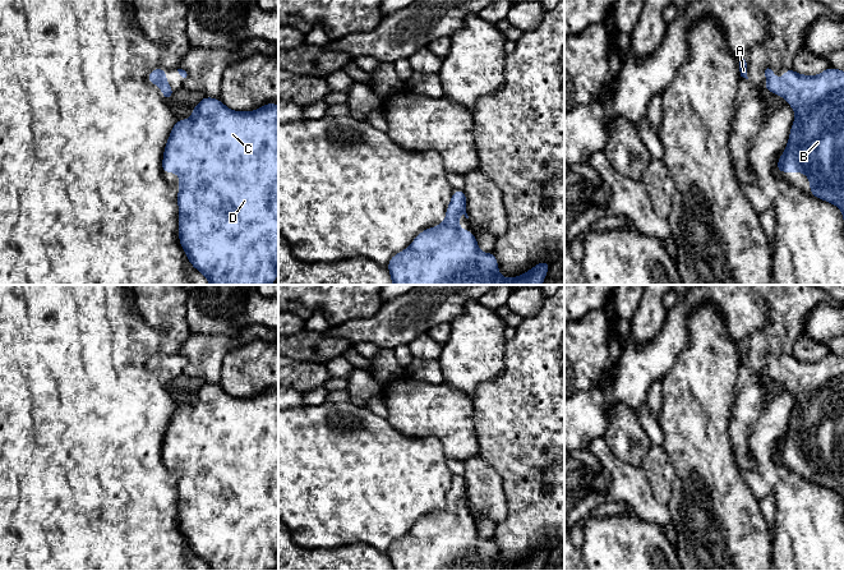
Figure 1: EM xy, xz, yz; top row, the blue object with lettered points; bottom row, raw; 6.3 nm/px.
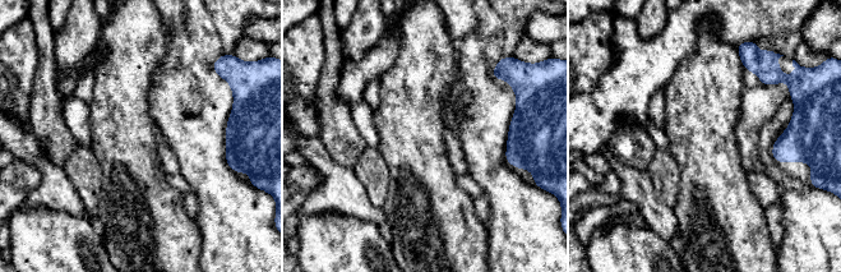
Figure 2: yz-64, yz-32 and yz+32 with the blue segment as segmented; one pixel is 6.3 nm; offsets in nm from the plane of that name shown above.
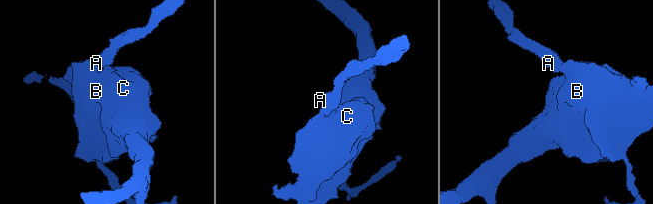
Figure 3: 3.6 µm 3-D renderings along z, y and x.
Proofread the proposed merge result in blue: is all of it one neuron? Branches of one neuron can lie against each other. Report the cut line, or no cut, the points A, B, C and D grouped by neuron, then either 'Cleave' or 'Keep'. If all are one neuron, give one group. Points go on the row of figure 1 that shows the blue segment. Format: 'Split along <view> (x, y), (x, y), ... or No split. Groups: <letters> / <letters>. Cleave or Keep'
No split. Groups: A B C D. Keep

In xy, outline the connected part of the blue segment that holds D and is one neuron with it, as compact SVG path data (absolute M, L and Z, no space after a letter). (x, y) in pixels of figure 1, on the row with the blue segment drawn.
M204 97L193 107L189 120L176 119L163 152L162 172L179 172L179 239L190 264L200 271L211 285L269 285L277 280L278 268L278 106L273 102L249 111L232 111L220 98Z

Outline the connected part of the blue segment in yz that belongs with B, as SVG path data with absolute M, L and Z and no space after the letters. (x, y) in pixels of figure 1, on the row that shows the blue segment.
M833 66L815 77L784 69L784 82L771 69L765 70L765 89L783 96L794 109L795 121L784 153L778 160L778 172L806 172L810 194L835 204L844 217L844 72Z

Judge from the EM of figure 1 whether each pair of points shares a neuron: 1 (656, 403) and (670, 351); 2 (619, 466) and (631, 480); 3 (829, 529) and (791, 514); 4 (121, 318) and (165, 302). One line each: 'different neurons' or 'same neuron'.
1: different neurons
2: same neuron
3: same neuron
4: different neurons

